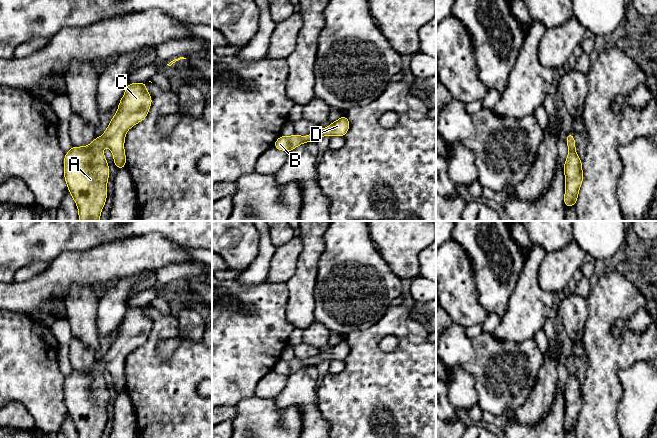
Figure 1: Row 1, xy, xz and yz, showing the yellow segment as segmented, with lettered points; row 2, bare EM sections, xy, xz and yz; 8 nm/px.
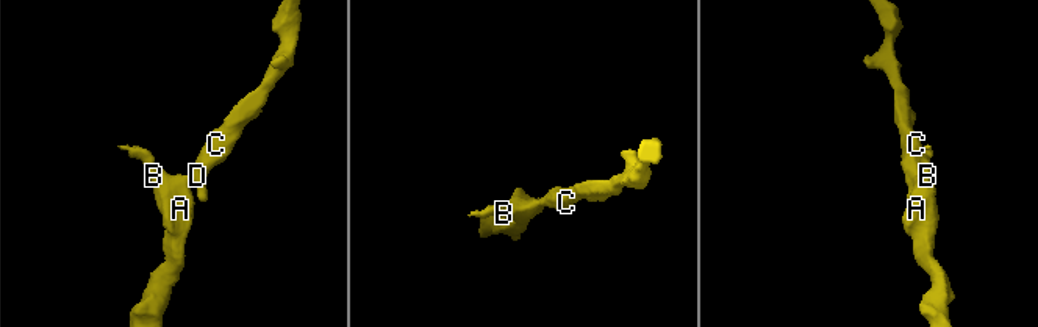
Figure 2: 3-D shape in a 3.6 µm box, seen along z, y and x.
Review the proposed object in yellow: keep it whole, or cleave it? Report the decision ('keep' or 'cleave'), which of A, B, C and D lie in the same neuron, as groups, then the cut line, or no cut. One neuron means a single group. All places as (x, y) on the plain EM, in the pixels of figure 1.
keep | A B C D | no cut

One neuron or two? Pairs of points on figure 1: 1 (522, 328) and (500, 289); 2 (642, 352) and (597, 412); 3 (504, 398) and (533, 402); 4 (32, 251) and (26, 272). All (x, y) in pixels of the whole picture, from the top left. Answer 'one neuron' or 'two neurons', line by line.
1: two neurons
2: one neuron
3: two neurons
4: two neurons

